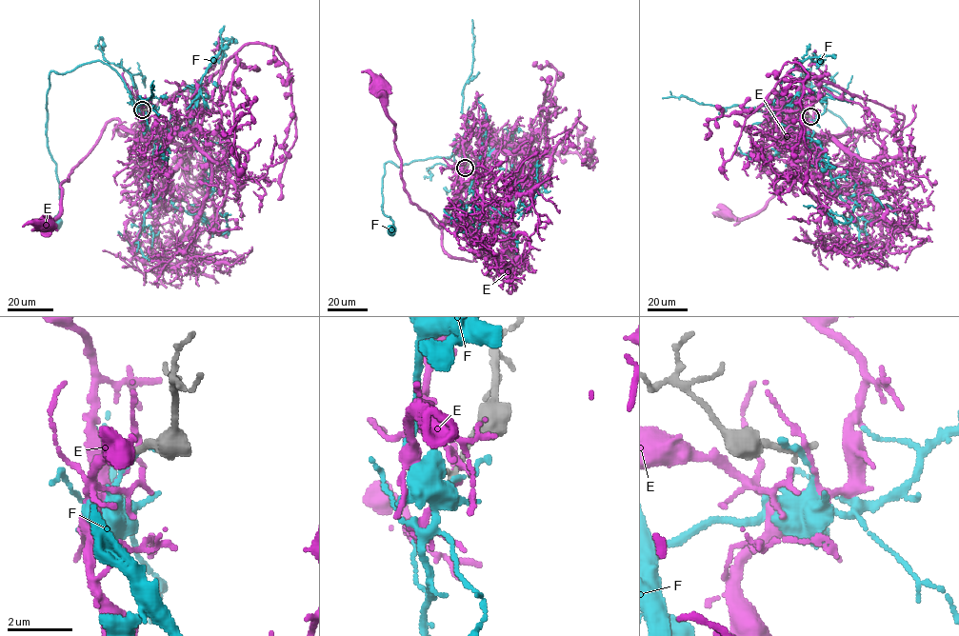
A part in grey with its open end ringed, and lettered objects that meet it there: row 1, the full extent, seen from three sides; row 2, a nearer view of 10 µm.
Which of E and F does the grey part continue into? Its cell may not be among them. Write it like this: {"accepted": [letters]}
{"accepted": []}

